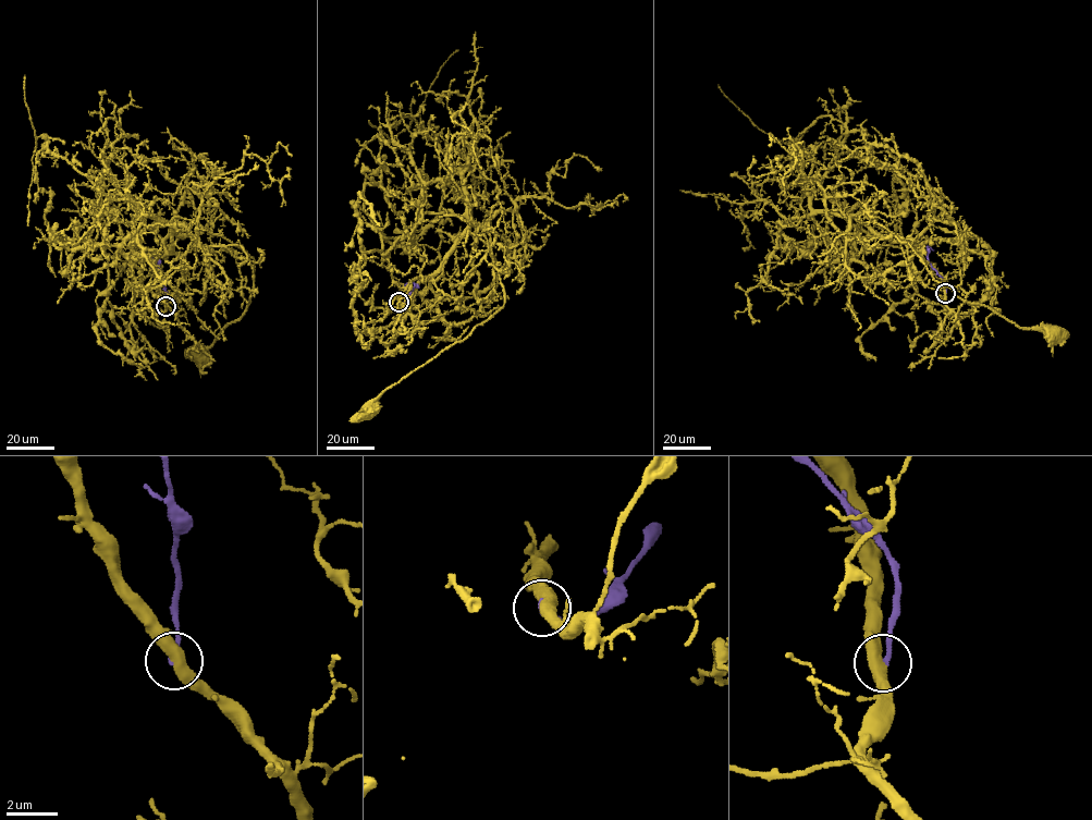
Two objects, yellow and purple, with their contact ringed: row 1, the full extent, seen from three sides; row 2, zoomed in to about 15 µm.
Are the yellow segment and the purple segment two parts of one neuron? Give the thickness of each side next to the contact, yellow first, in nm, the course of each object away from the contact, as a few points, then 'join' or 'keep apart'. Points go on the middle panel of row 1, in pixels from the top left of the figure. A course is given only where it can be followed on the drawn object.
480/240 nm | yellow via (399, 302), (412, 281), (437, 270), (469, 227), (487, 244), (504, 296), (488, 319), (389, 386), (367, 412) | purple via (399, 302), (403, 304), (415, 284), (412, 282), (404, 285) | keep apart

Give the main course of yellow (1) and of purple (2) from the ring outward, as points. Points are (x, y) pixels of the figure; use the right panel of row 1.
1: (945, 293), (919, 246), (875, 233), (856, 217), (860, 208), (961, 298), (1021, 328), (1053, 332)
2: (945, 293), (946, 282), (932, 268), (927, 255), (928, 246), (933, 249)

